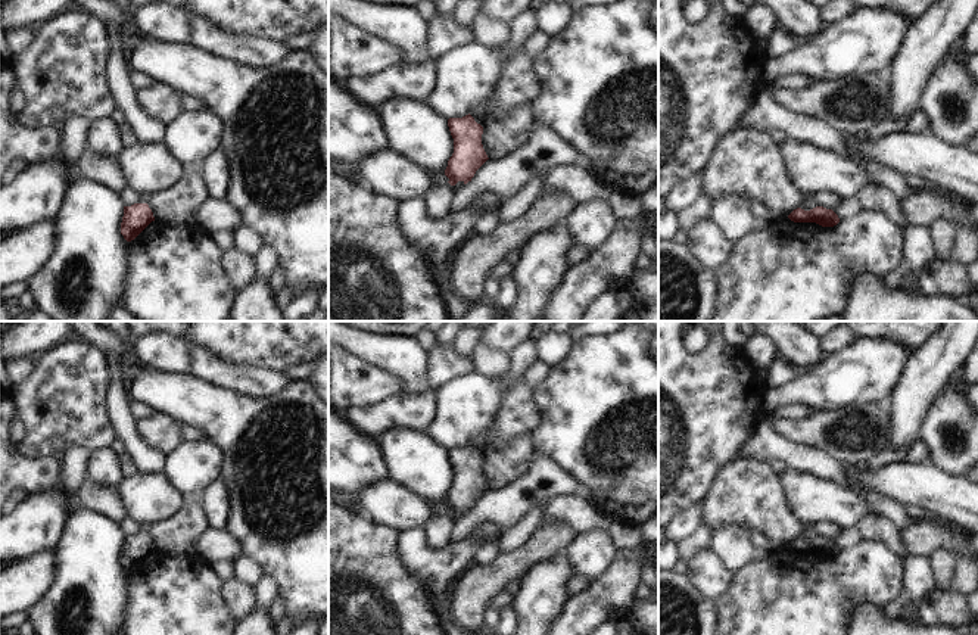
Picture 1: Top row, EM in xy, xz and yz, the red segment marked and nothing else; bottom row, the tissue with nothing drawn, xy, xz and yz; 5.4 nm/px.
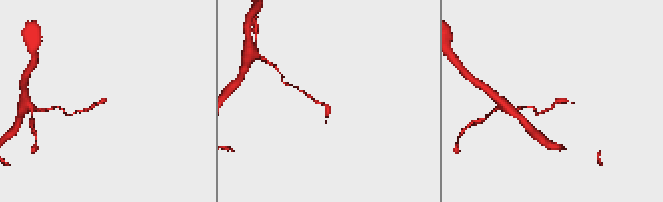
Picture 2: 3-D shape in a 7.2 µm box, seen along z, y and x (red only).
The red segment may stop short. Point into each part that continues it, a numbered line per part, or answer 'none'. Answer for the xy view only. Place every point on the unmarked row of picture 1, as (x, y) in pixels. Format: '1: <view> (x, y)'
none

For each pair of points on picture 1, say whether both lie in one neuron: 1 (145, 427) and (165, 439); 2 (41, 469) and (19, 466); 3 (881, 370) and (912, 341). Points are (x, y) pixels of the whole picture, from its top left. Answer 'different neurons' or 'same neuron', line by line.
1: same neuron
2: same neuron
3: different neurons

